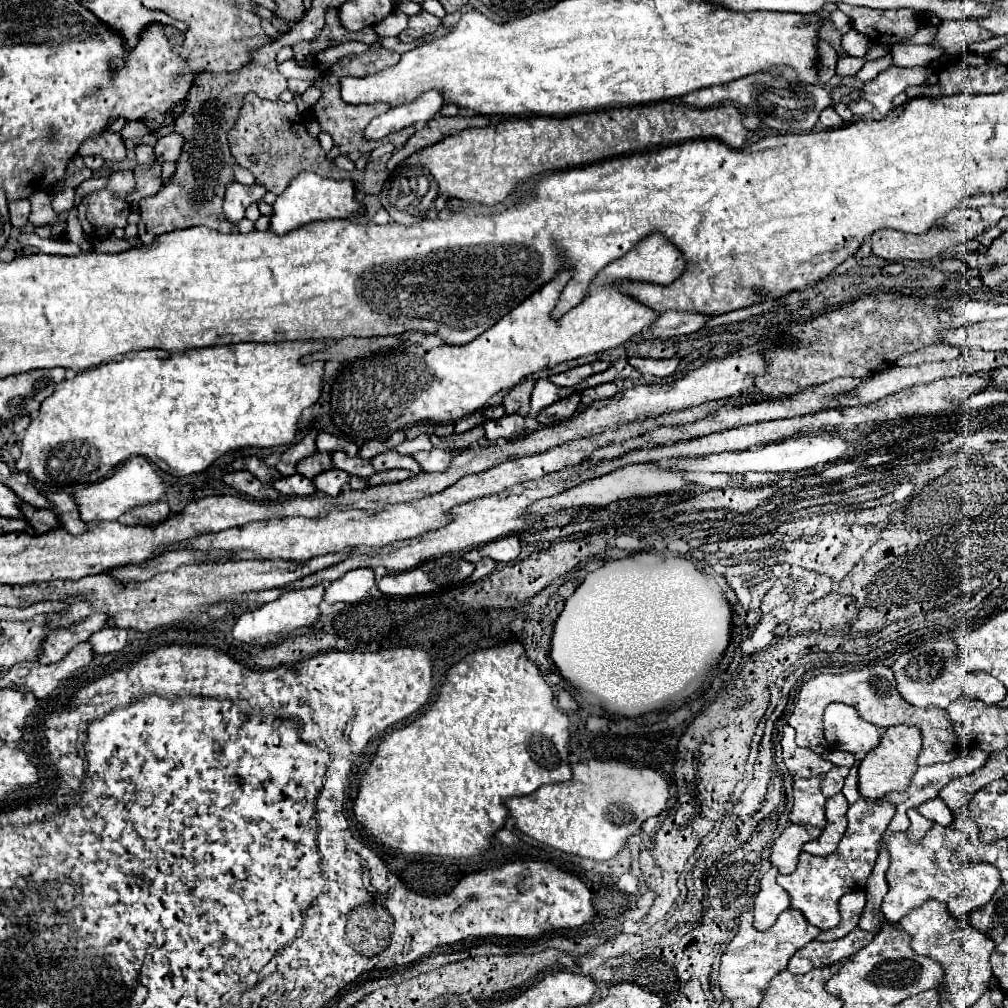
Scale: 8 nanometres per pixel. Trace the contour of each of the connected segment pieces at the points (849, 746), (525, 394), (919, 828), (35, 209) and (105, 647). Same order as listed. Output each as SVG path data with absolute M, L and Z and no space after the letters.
M830 703L824 711L824 737L840 751L866 755L880 743L882 729L864 721L854 707Z
M526 377L522 383L518 383L518 387L514 387L514 391L510 391L504 397L504 409L508 415L522 415L528 417L528 409L530 409L530 395L534 389L534 379Z
M910 809L908 817L910 817L910 829L908 829L910 831L910 839L920 839L920 835L924 835L934 825L930 819L922 817L918 813L918 809Z
M38 191L36 195L30 197L32 203L32 213L30 213L30 223L32 225L54 225L60 223L58 215L50 207L50 195L44 191Z
M106 627L90 637L90 645L94 647L94 653L118 653L124 651L128 645L128 629L120 627Z

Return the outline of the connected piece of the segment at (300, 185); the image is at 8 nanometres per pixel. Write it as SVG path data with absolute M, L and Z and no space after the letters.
M302 173L290 181L290 187L278 195L276 203L272 205L273 213L270 217L270 229L278 235L288 233L296 227L308 225L312 221L328 221L328 219L346 219L360 213L360 205L354 199L354 185L352 181L334 181L314 173Z

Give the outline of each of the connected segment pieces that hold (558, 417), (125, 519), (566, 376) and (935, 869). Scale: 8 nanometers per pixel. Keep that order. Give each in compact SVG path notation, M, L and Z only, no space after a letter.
M572 393L570 397L550 405L548 409L544 409L536 419L540 425L550 425L550 423L558 423L558 421L564 421L568 417L574 415L574 411L578 409L580 405L580 393Z
M164 501L154 503L154 505L144 505L136 507L130 513L122 515L118 521L122 525L152 525L152 523L162 523L170 517L170 509Z
M596 361L594 365L582 365L582 367L576 367L576 369L570 369L566 373L558 373L558 375L550 375L548 381L558 385L558 387L576 387L578 383L582 383L586 377L594 375L594 373L600 373L604 369L608 369L610 365L604 363L604 361Z
M934 825L920 841L912 843L906 831L898 831L886 839L890 851L890 867L886 871L888 893L880 905L888 923L898 923L914 907L924 905L928 899L936 899L948 905L954 917L968 916L974 909L984 907L994 891L1002 885L1000 871L994 865L966 863L958 855L958 847L966 837L954 827Z

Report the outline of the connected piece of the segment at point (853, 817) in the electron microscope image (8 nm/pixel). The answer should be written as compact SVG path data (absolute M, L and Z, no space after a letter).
M868 801L854 803L848 809L846 835L842 837L834 855L812 857L810 853L802 851L796 871L792 875L778 875L778 883L788 891L792 907L802 911L802 915L806 917L806 921L810 925L826 931L840 923L838 901L842 895L866 887L866 879L878 857L878 843L880 843L884 831L888 829L894 813L896 813L894 805L890 805L890 803L884 803L884 805L868 803Z

